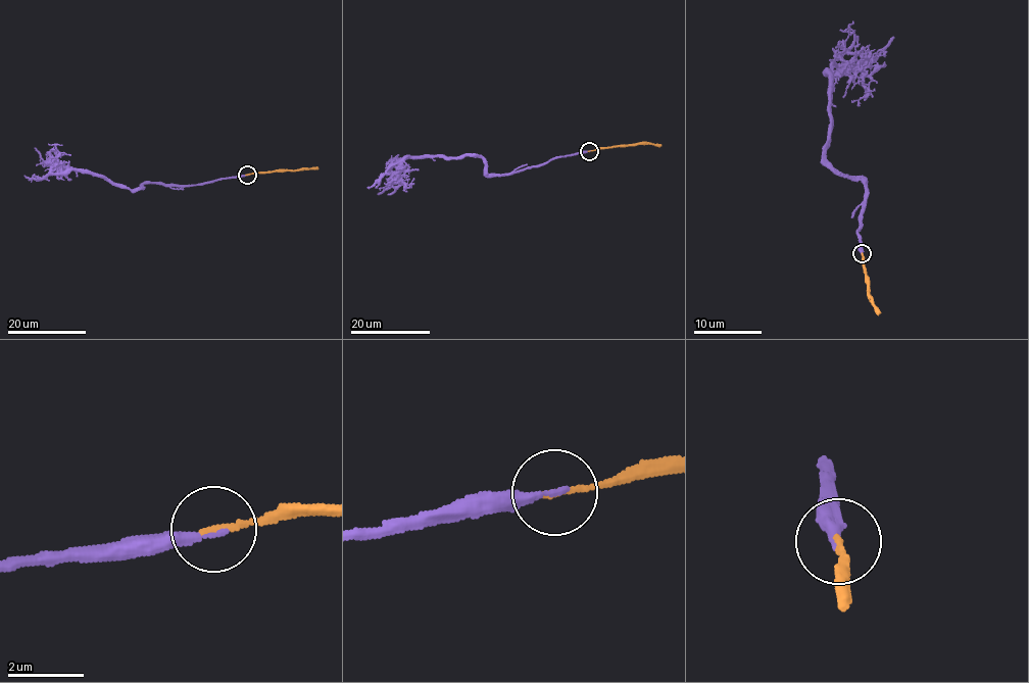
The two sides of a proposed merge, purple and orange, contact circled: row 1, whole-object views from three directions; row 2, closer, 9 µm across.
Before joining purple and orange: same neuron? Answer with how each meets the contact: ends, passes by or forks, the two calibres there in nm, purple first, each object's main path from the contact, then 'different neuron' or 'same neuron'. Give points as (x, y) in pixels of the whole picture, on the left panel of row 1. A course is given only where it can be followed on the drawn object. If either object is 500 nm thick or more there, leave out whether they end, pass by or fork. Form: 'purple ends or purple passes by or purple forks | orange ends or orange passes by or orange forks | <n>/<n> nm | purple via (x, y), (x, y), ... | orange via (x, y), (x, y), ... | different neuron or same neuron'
purple ends | orange ends | 200/170 nm | purple via (247, 174), (129, 189), (74, 169), (53, 174), (58, 151), (48, 145) | orange via (247, 174), (319, 168) | same neuron

